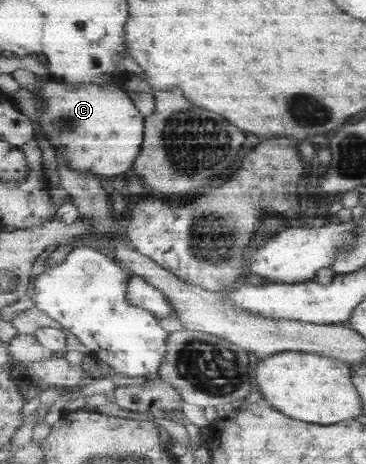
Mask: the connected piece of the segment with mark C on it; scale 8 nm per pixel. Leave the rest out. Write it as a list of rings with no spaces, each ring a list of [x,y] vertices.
[[[43,81],[40,85],[38,92],[42,99],[46,99],[46,107],[43,106],[44,110],[41,113],[39,120],[40,130],[38,133],[45,135],[46,139],[55,147],[57,152],[63,151],[67,155],[67,161],[72,168],[80,170],[82,172],[94,172],[95,174],[101,175],[102,177],[116,177],[116,175],[122,175],[122,173],[132,173],[132,167],[138,159],[138,155],[142,153],[142,143],[144,143],[144,127],[146,127],[146,119],[144,115],[140,113],[140,109],[136,107],[134,99],[122,89],[122,85],[114,82],[108,82],[108,84],[81,84],[80,87],[75,88],[75,85],[64,85],[65,82],[57,81]]]

